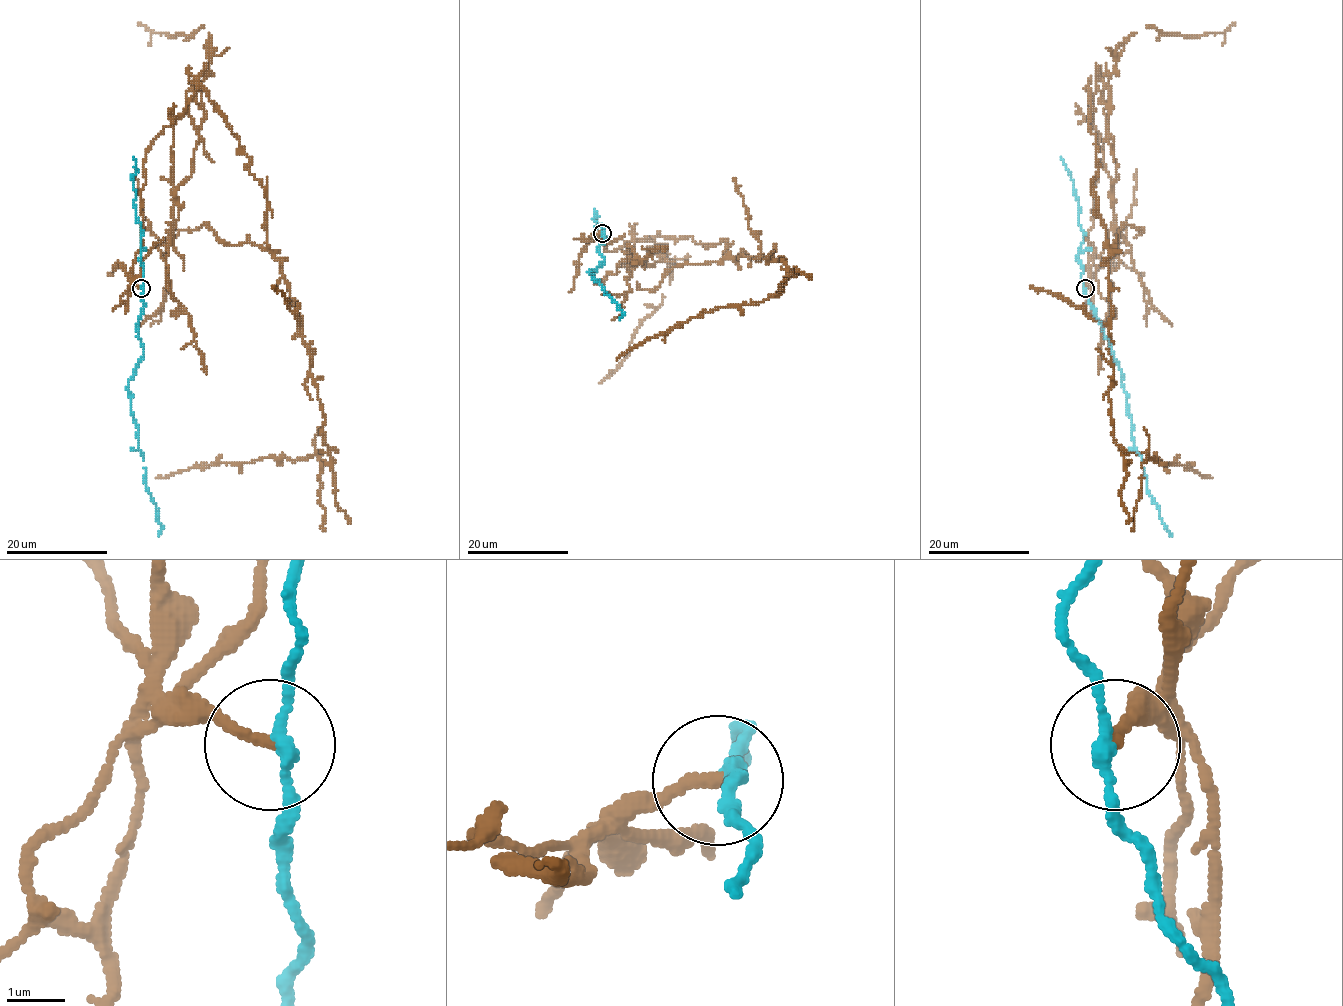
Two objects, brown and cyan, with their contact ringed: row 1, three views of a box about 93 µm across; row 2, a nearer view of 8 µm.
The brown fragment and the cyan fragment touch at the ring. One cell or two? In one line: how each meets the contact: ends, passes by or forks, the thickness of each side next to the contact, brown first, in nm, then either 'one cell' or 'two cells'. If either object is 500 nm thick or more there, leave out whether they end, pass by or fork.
brown ends | cyan passes by | 200/190 nm | two cells

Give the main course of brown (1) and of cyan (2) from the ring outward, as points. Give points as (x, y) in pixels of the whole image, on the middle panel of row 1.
1: (602, 233), (606, 252), (691, 237), (791, 273), (773, 296), (701, 311), (616, 359)
2: (602, 232), (605, 241), (598, 251), (603, 261), (588, 272), (598, 279), (619, 306), (624, 314), (620, 319)

